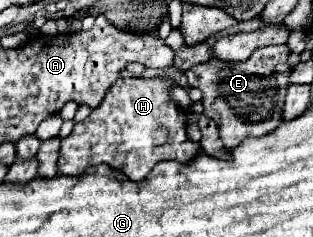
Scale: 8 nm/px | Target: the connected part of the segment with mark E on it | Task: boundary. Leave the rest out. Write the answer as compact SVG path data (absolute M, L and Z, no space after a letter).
M274 45L254 51L244 63L210 59L208 63L194 65L184 73L188 85L202 91L204 115L216 123L224 147L236 147L244 137L268 135L284 121L282 107L292 71L288 65L290 53L288 45Z

